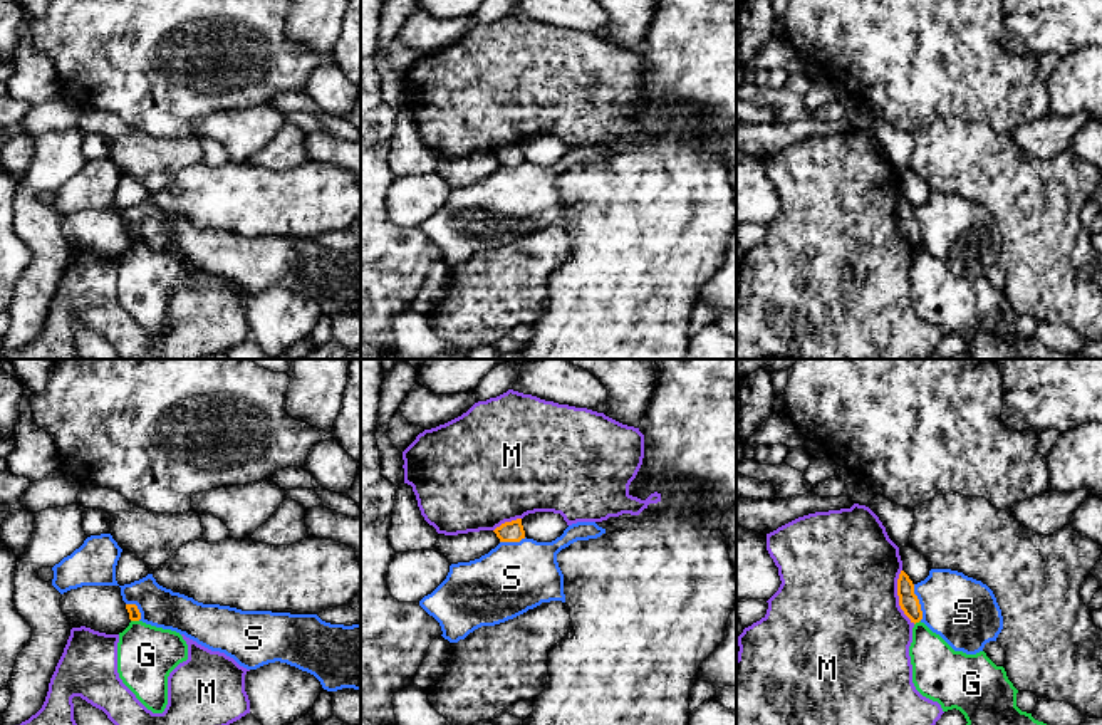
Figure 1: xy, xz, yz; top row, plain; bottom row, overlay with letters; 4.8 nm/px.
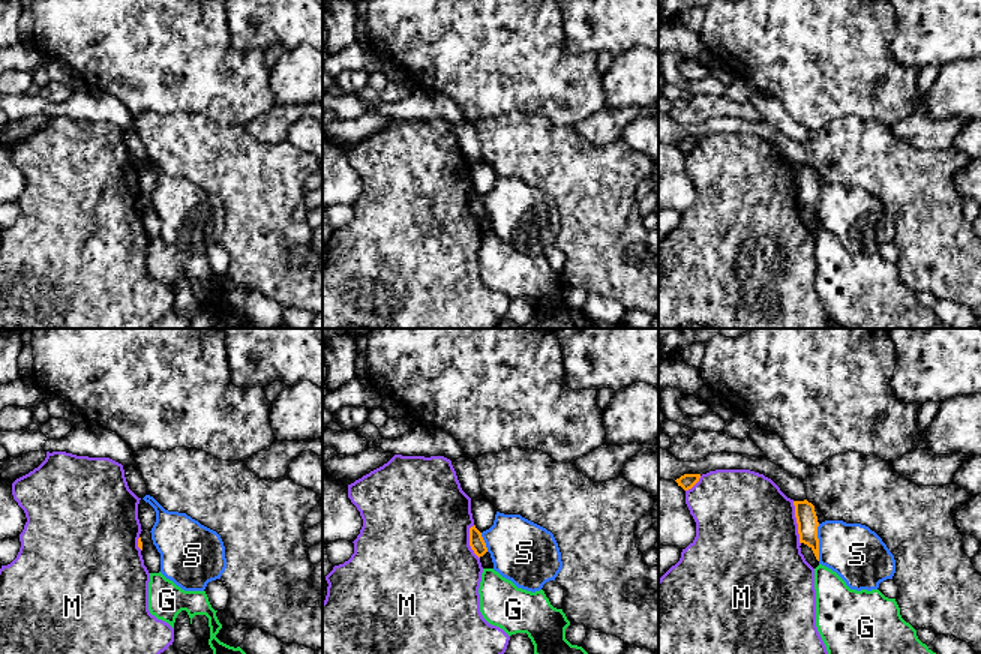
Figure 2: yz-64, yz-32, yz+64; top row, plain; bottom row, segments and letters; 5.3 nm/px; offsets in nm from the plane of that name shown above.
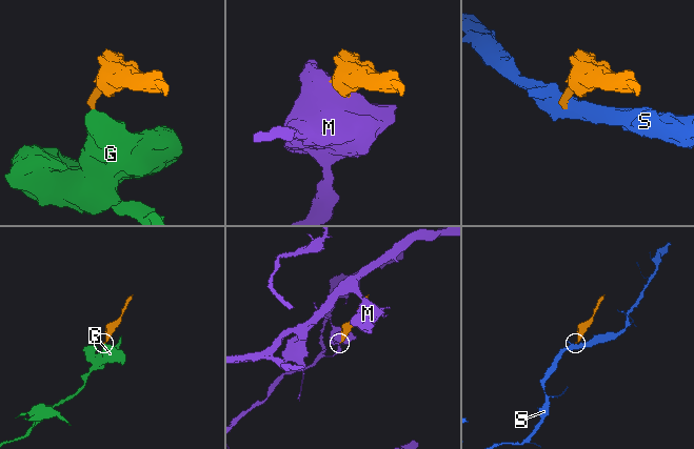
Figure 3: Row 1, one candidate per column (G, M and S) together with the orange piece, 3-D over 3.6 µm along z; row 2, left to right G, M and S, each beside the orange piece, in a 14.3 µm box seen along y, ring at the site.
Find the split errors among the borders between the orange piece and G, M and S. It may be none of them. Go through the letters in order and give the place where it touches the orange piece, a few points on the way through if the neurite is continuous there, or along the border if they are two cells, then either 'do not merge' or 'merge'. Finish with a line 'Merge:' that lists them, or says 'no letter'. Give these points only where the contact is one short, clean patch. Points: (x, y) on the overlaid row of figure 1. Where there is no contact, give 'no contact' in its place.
G: contact xy (135, 620); border xy (131, 620), (138, 621); do not merge
M: contact yz (899, 596); do not merge
S: contact yz (918, 603); border yz (913, 584), (921, 620); do not merge
Merge: no letter

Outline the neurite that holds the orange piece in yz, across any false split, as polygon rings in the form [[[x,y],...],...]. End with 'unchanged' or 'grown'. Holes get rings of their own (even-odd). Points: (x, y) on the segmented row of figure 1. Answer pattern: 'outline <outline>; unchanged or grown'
outline [[[901,571],[897,579],[897,596],[899,606],[904,614],[911,619],[911,623],[919,623],[923,619],[923,611],[917,596],[914,594],[914,584],[909,576]]]; unchanged

